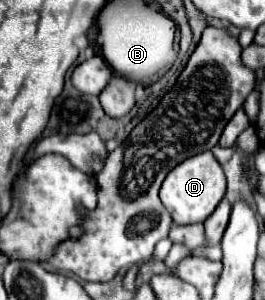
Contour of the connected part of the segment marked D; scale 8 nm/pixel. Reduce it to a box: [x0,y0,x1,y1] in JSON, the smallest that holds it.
[160,151,226,225]

